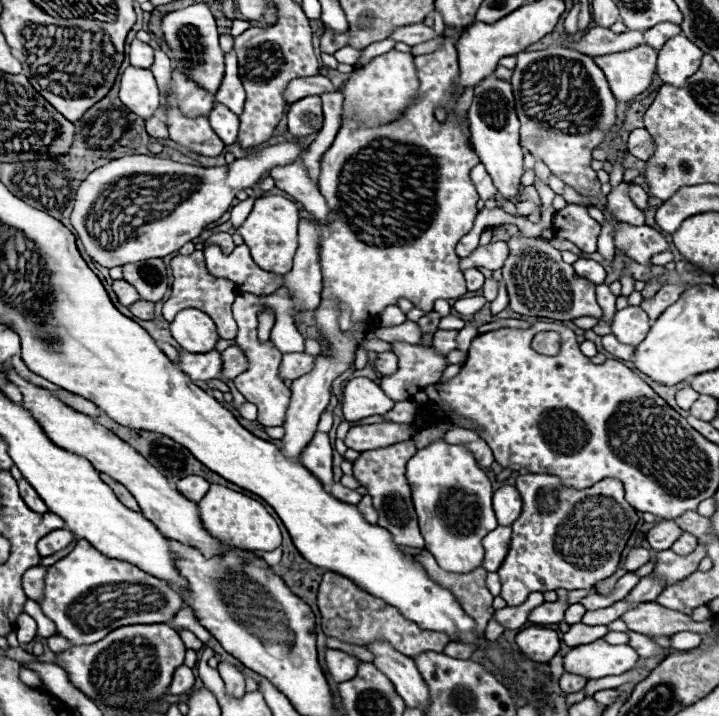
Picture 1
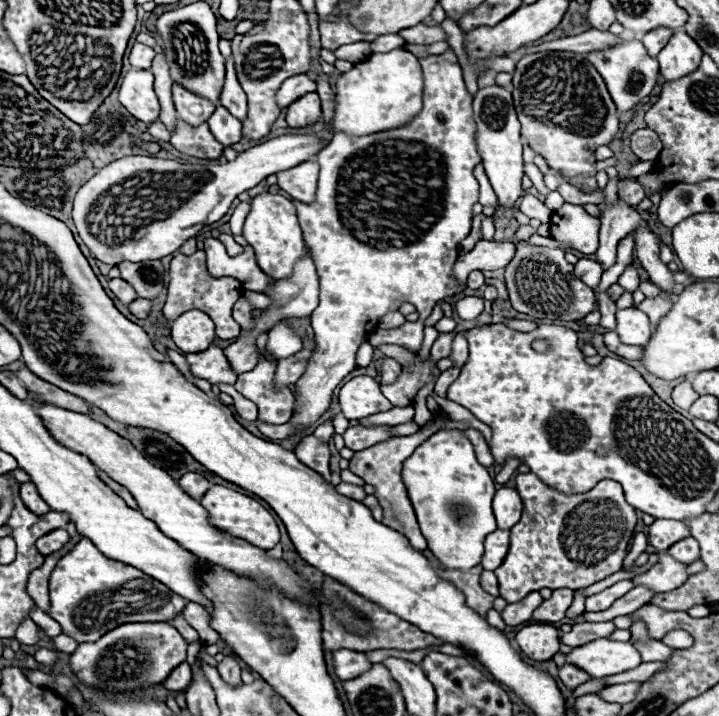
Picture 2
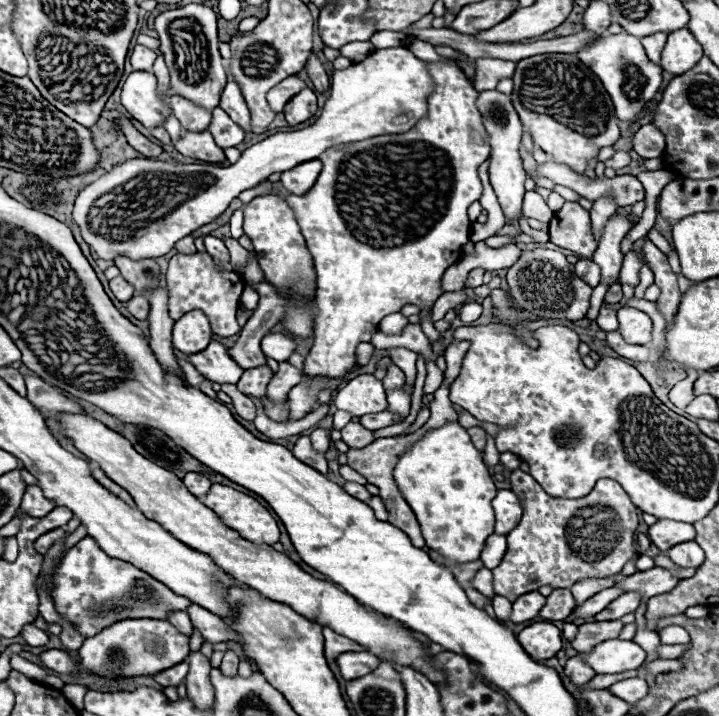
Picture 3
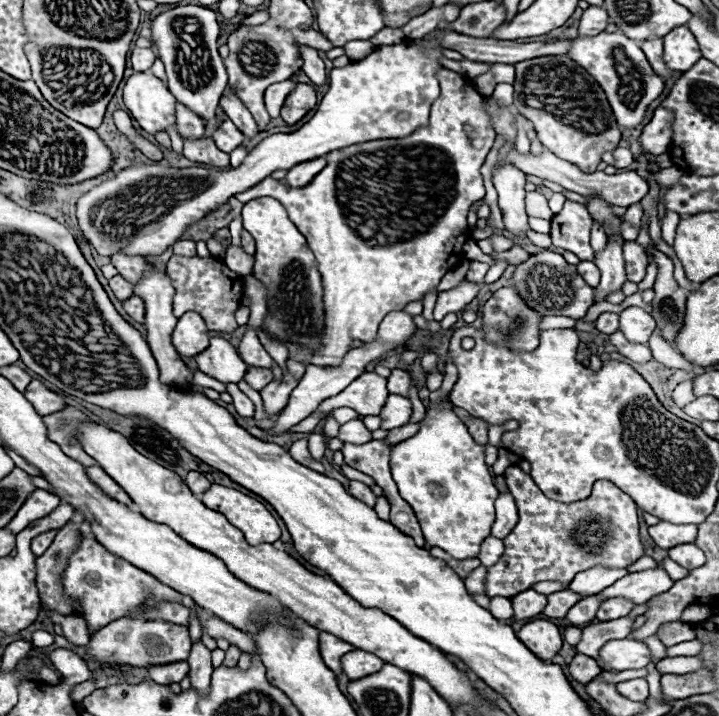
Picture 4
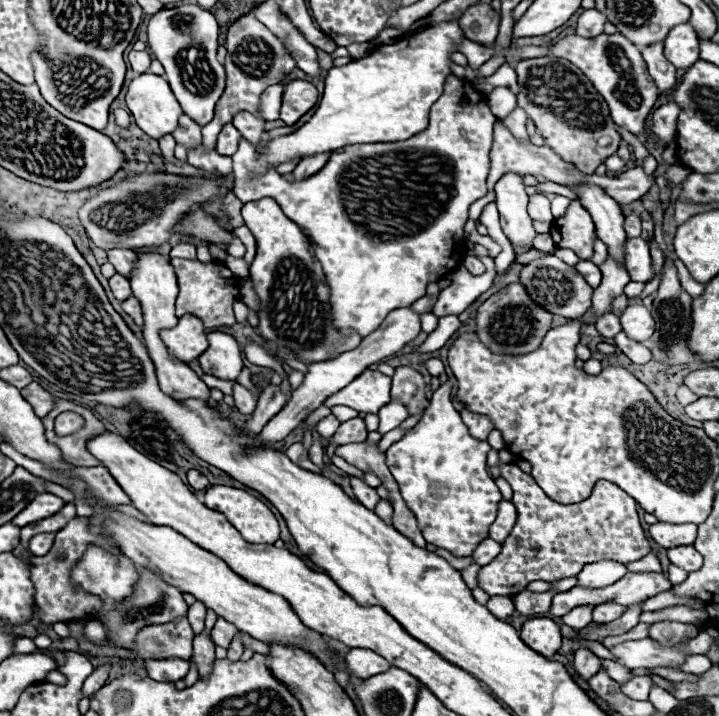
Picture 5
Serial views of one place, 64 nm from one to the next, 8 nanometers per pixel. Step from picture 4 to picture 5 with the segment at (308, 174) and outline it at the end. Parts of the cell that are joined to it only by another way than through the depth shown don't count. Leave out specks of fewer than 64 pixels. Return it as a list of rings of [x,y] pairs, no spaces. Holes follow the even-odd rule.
[[[326,152],[326,154],[312,154],[312,156],[308,156],[308,158],[302,158],[302,160],[298,162],[298,166],[294,168],[292,178],[294,178],[294,180],[302,180],[302,178],[308,178],[308,176],[316,174],[316,172],[328,162],[328,154],[330,154],[330,152]]]

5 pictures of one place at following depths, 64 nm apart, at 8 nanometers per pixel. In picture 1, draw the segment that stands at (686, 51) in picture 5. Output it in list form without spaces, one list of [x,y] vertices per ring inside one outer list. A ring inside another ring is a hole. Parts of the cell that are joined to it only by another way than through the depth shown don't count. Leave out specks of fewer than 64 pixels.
[[[678,34],[670,38],[658,52],[656,72],[664,84],[684,86],[684,82],[698,70],[700,60],[702,50],[694,42],[688,42],[684,34]]]

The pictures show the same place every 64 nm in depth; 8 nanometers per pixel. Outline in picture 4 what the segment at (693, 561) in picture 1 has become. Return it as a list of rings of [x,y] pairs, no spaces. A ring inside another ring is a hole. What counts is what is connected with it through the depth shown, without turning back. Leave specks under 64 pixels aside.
[[[654,568],[654,570],[646,570],[646,572],[626,574],[618,582],[614,582],[612,586],[598,592],[598,596],[604,598],[604,600],[608,600],[608,598],[628,598],[630,602],[644,604],[650,598],[654,598],[654,596],[666,592],[668,588],[672,588],[672,584],[674,582],[668,578],[668,574],[662,568]]]

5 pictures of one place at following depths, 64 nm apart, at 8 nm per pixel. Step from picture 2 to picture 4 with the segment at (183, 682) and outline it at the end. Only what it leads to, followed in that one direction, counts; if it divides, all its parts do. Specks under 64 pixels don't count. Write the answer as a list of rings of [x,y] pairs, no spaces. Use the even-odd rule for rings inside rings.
[[[172,662],[164,666],[152,666],[148,668],[150,678],[160,684],[174,684],[180,682],[188,674],[188,664],[186,662]]]

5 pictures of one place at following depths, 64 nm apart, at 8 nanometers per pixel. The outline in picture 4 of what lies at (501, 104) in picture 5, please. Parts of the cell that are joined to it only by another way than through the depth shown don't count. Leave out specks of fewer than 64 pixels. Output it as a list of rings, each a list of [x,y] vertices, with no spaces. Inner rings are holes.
[[[498,84],[492,98],[496,98],[496,102],[502,102],[502,106],[512,106],[514,102],[514,88],[510,84]]]

